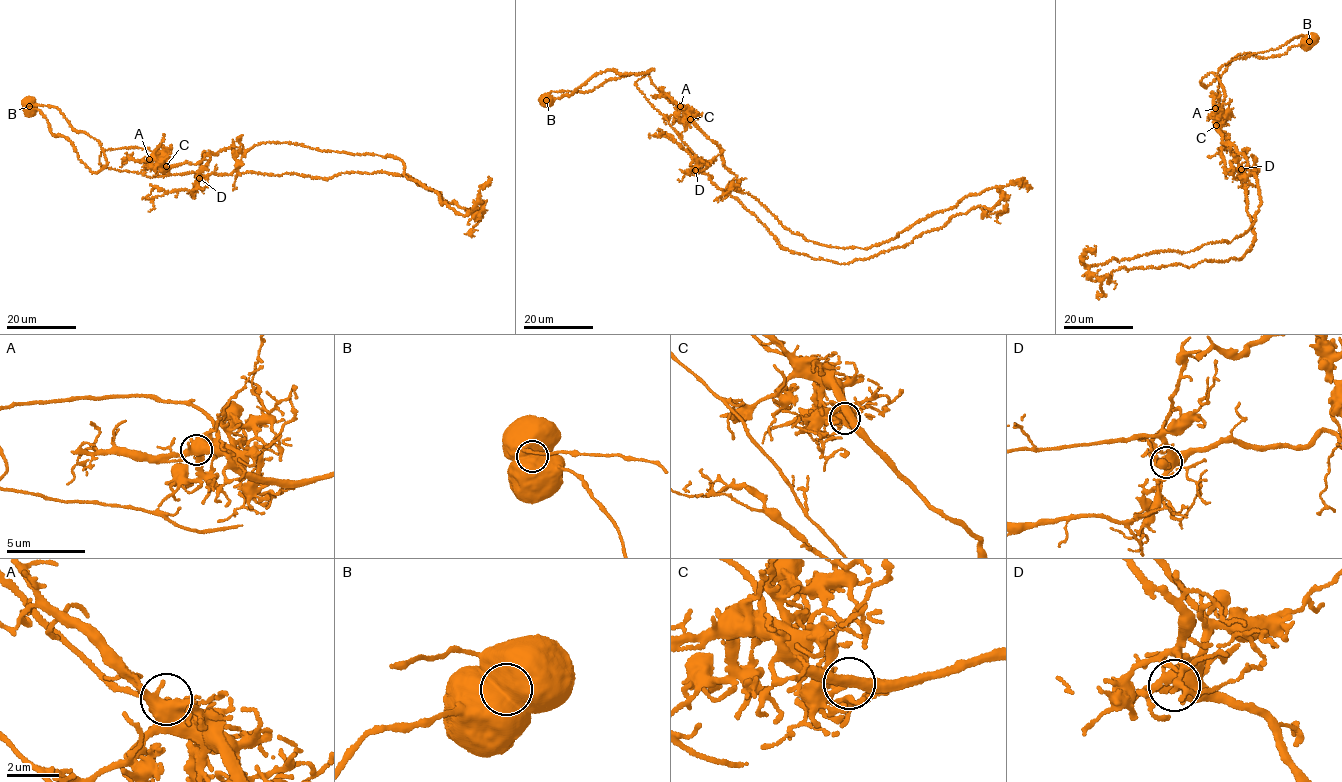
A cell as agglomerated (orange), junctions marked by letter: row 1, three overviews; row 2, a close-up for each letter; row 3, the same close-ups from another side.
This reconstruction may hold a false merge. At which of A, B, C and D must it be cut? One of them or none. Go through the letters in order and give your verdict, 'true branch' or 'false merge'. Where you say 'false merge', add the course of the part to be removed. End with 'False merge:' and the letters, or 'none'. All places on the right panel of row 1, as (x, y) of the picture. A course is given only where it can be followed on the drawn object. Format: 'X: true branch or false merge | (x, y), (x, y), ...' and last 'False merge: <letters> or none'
A: true branch
B: false merge | (1309, 40), (1218, 72), (1251, 249), (1090, 276), (1098, 291)
C: true branch
D: true branch
False merge: B

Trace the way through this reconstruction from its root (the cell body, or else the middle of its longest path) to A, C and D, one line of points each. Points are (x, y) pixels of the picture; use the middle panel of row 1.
A: (544, 100), (552, 92), (590, 92), (640, 73), (645, 76), (635, 84), (660, 113), (670, 116), (680, 106)
C: (544, 100), (552, 92), (588, 92), (644, 73), (635, 84), (653, 107), (667, 116), (687, 112), (690, 119)
D: (544, 100), (552, 92), (588, 92), (609, 79), (644, 73), (635, 84), (698, 160), (695, 170)

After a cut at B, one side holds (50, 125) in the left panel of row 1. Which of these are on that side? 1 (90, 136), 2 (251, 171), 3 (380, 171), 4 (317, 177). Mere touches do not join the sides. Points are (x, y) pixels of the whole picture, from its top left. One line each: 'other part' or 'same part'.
1: other part
2: other part
3: other part
4: other part

